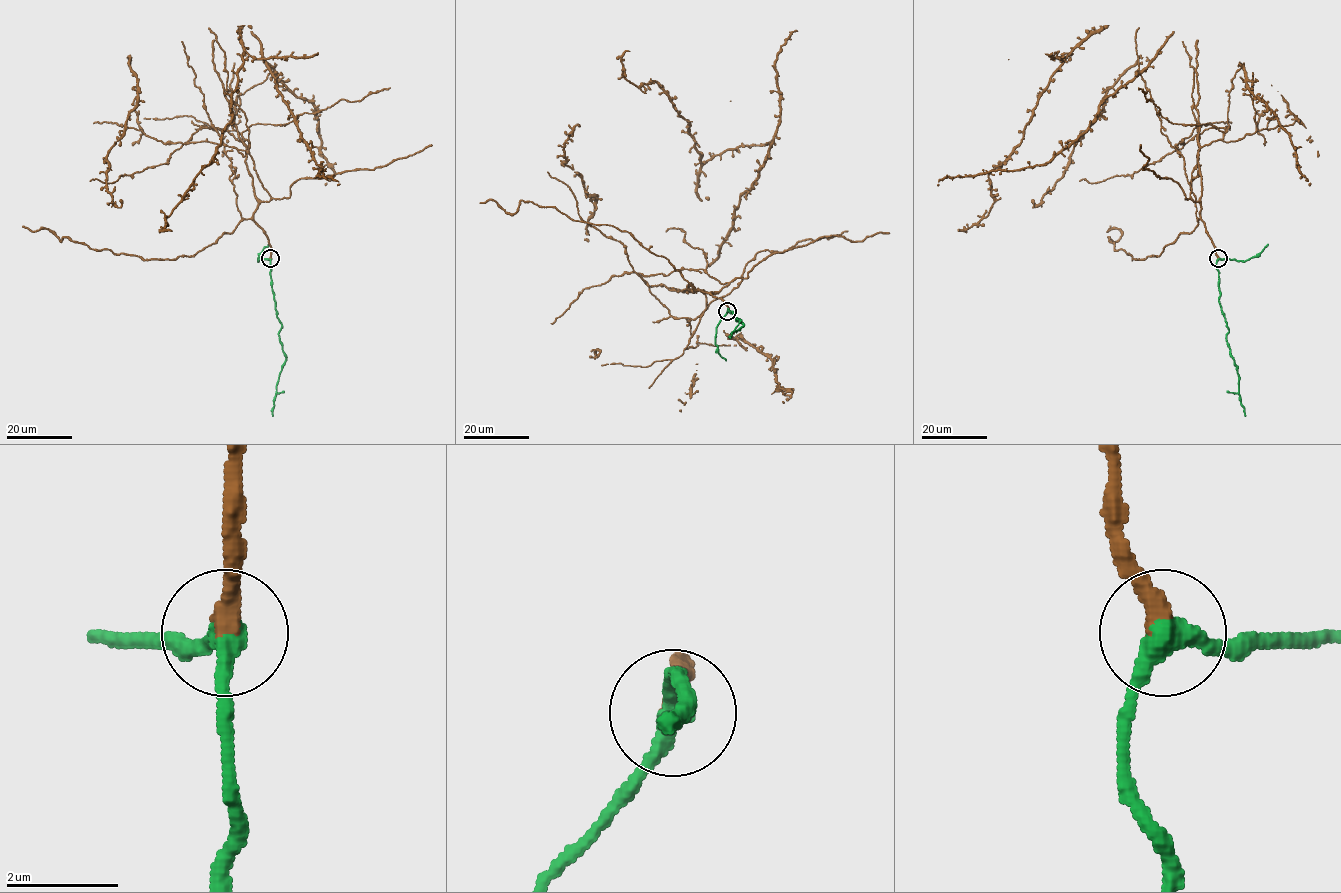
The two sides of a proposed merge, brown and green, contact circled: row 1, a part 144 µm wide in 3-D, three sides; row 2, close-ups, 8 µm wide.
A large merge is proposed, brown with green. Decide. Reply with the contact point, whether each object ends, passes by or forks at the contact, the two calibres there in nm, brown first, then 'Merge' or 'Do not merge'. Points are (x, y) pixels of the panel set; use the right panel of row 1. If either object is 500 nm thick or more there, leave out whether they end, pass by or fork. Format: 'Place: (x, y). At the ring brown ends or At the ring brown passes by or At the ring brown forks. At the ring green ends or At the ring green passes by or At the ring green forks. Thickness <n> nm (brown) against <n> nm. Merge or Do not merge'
Place: (1218, 258). At the ring brown ends. At the ring green passes by. Thickness 360 nm (brown) against 360 nm. Merge

